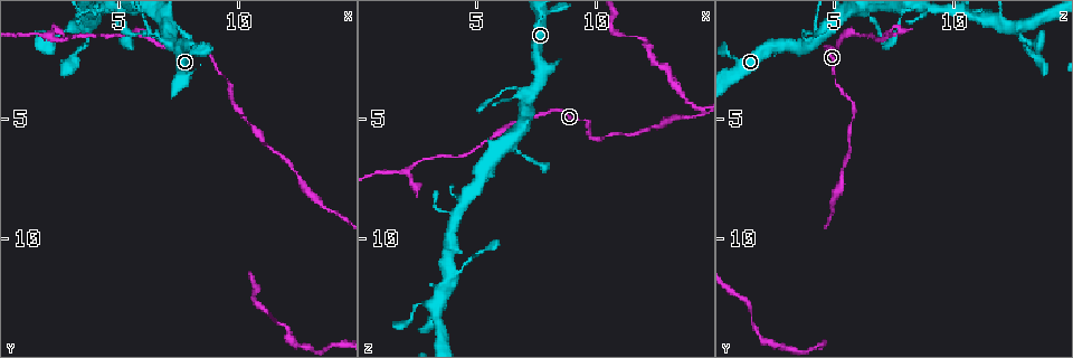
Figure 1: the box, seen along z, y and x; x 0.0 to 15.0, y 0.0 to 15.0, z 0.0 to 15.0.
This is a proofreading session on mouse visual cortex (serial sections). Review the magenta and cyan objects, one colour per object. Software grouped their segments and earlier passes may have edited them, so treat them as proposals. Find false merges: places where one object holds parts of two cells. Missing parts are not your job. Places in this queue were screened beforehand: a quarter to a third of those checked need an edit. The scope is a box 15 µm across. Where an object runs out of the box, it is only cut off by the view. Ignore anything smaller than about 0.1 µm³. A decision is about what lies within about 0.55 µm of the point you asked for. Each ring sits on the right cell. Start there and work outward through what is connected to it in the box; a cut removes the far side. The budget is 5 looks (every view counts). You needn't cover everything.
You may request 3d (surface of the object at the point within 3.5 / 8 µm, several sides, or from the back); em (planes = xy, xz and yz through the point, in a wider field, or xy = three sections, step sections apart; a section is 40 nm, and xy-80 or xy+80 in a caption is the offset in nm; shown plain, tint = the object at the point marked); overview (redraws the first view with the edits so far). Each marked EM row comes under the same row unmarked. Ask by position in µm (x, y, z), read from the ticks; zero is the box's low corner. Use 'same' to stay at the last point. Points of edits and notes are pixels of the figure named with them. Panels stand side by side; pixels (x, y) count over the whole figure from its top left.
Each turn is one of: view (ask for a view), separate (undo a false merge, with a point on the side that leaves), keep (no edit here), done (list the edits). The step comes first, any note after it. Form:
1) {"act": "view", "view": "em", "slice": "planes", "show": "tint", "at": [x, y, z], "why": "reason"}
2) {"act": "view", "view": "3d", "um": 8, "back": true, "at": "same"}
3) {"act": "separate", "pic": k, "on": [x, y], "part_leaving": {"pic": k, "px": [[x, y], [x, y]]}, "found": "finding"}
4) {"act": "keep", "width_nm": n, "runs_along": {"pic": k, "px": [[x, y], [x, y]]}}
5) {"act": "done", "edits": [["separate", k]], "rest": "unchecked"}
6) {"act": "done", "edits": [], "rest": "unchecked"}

{"act": "view", "view": "3d", "um": 8, "at": [6.9, 1.7, 4.0], "why": "a fork"}

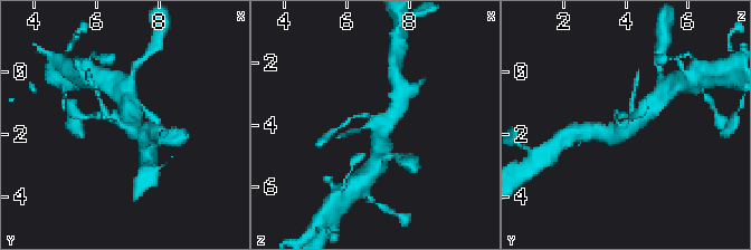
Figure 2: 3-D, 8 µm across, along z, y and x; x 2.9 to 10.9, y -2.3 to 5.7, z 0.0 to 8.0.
{"act": "view", "view": "3d", "um": 3.5, "back": true, "at": [6.9, 1.8, 4.0], "why": "closer look"}

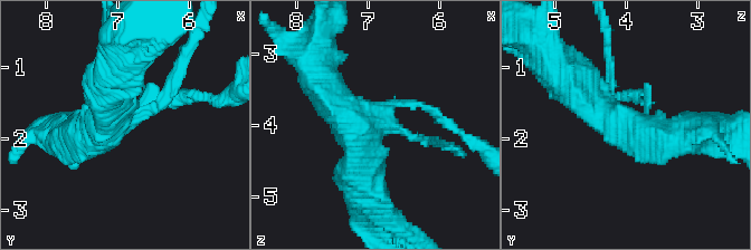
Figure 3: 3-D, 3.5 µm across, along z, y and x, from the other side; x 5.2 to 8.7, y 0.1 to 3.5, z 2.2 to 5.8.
{"act": "view", "view": "em", "slice": "xy", "step": 2, "show": "tint", "at": [6.95, 1.75, 3.95], "why": "shape alone is not enough"}

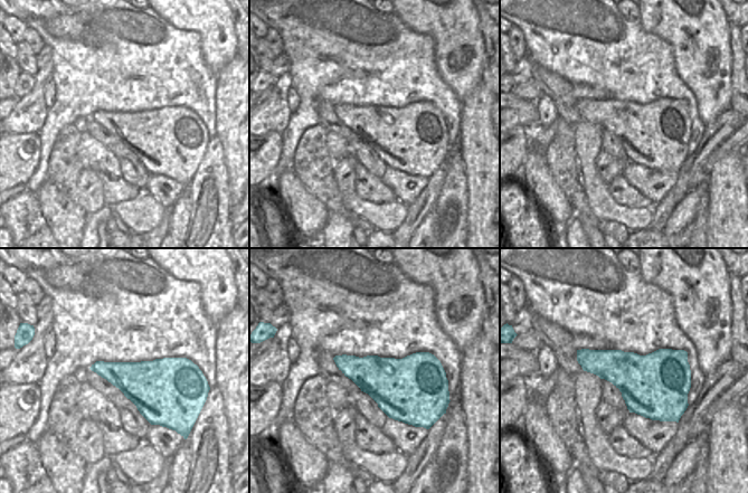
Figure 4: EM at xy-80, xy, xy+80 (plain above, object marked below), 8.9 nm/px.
{"act": "keep", "runs_along": {"pic": 3, "px": [[678, 135], [621, 128], [563, 73]]}, "found": "continuous, no second cell"}

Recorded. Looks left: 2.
{"act": "view", "view": "3d", "um": 3.5, "at": [2.2, 1.8, 13.5], "why": "sharp bend"}

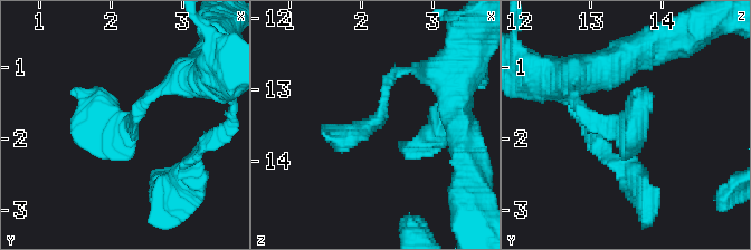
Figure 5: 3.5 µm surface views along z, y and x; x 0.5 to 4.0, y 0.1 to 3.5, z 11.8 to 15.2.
{"act": "view", "view": "em", "slice": "xy", "step": 1, "show": "tint", "at": [2.15, 1.85, 13.50]}

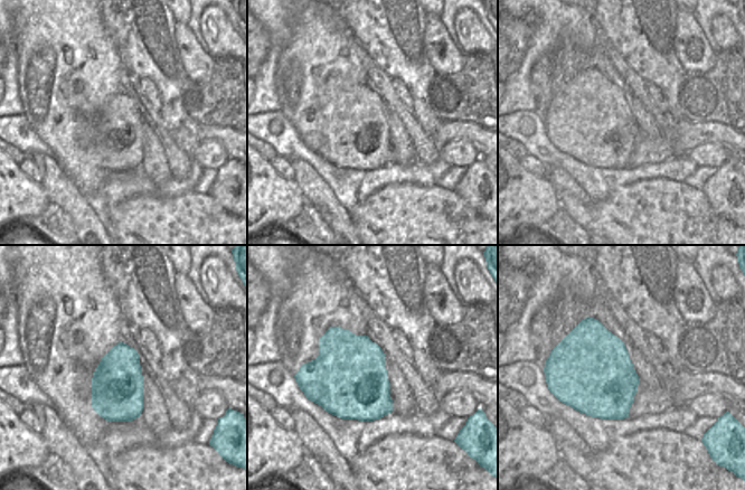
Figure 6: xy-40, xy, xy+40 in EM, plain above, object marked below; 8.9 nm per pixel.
{"act": "keep", "width_nm": 700, "runs_along": {"pic": 5, "px": [[398, 73], [370, 125], [322, 133]]}, "found": "all the same cell"}

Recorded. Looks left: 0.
{"act": "done", "edits": [], "rest": "unchecked"}

